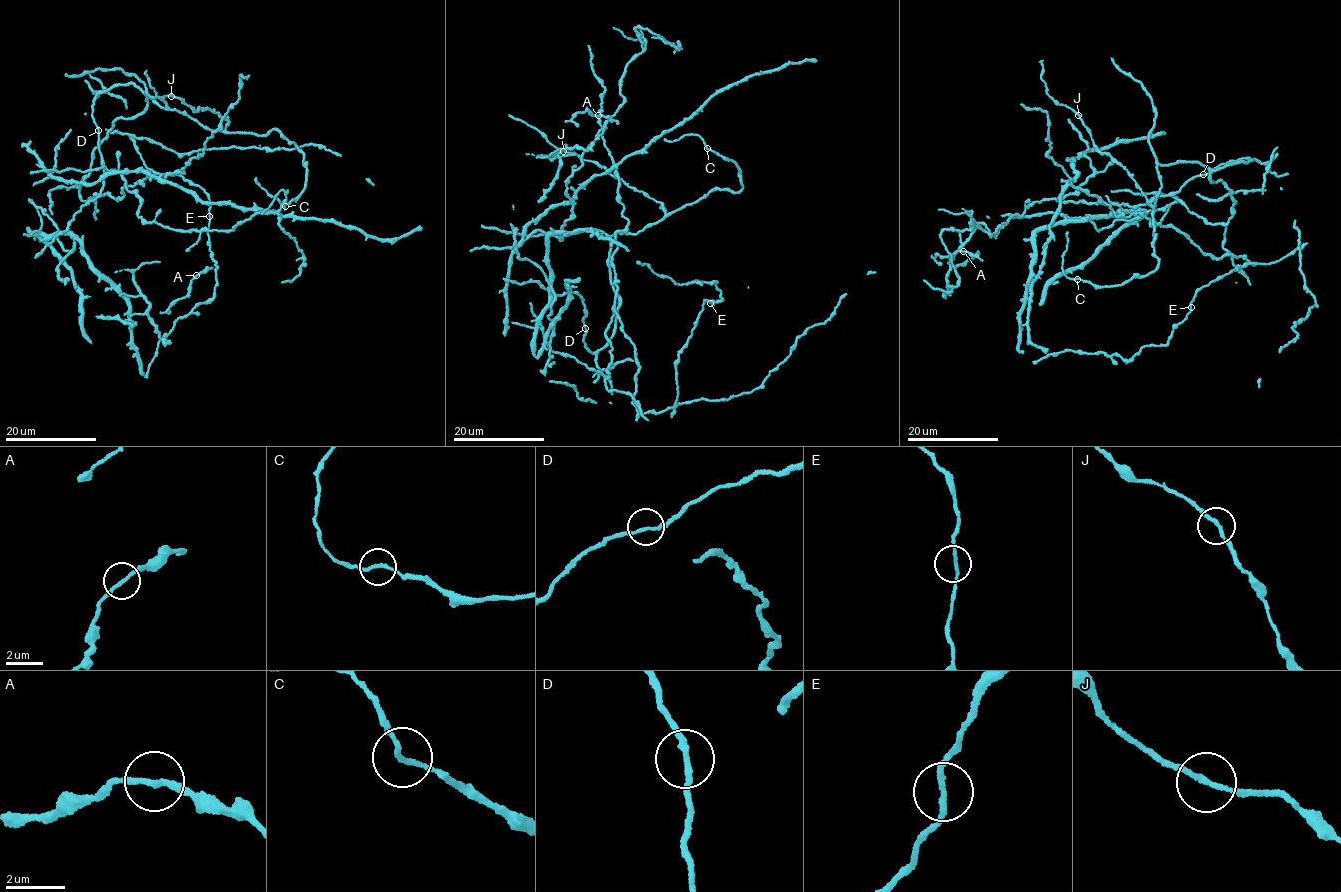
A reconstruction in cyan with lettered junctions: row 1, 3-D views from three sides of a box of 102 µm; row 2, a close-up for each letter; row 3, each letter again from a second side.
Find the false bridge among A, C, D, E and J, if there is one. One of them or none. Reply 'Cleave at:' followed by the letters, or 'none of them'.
Cleave at: none of them

